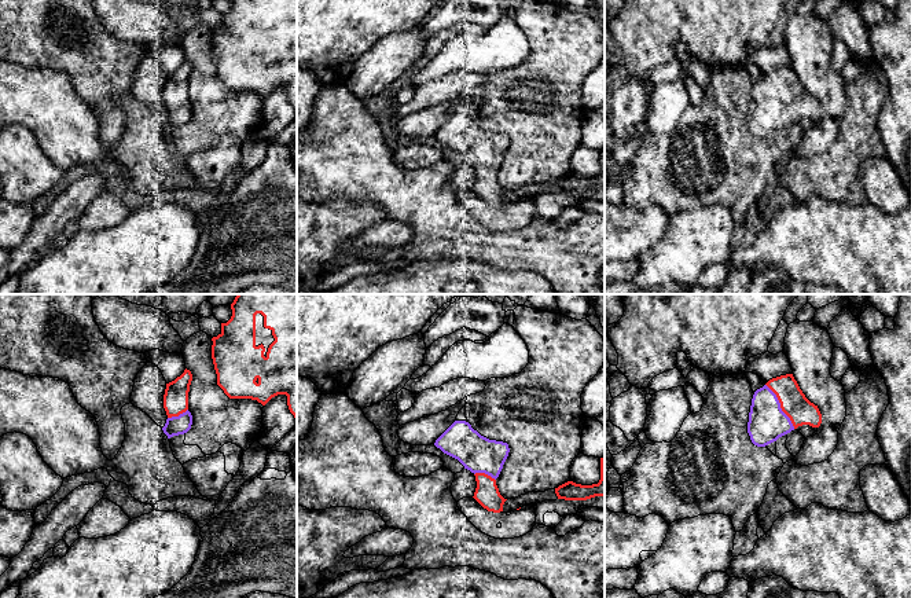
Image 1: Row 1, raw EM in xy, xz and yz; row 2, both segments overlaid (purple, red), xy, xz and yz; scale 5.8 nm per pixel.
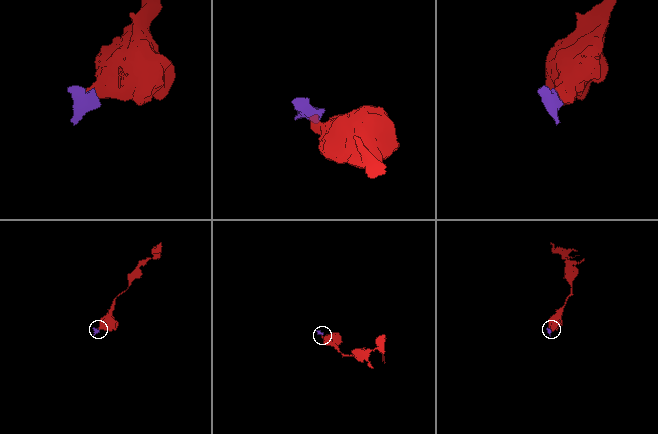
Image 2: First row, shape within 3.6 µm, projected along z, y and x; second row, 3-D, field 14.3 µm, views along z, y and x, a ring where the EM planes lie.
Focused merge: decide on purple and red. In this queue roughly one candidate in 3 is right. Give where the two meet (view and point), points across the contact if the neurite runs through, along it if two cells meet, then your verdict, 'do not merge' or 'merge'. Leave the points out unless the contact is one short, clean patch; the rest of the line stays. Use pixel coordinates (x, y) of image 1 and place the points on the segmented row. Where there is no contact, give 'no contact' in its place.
meets purple in yz at (779, 406); merge

